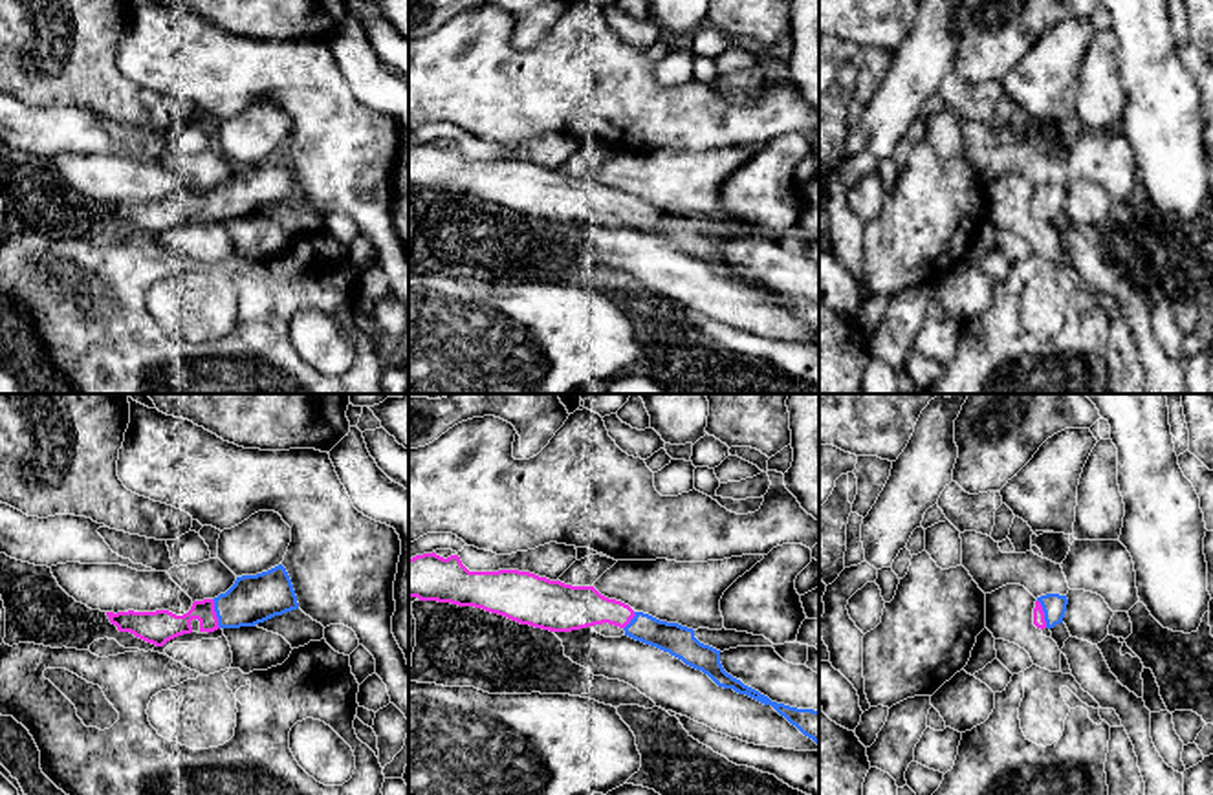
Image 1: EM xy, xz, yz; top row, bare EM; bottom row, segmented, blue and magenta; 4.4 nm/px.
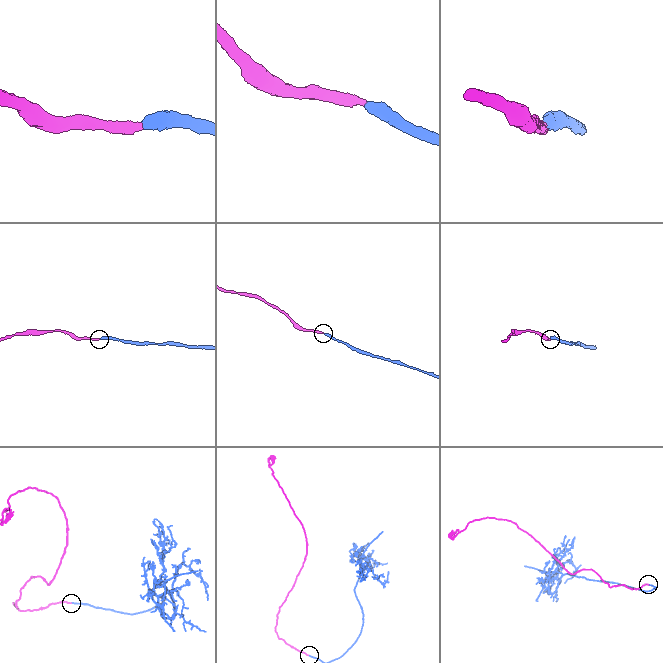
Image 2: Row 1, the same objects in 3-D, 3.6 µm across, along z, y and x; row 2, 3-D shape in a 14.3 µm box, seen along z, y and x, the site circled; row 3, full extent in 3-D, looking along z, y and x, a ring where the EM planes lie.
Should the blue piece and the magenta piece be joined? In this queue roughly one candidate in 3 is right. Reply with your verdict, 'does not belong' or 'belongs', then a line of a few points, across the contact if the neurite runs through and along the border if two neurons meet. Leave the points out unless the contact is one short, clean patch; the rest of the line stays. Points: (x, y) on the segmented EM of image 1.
belongs; line xy (251, 599), (217, 614), (162, 625)

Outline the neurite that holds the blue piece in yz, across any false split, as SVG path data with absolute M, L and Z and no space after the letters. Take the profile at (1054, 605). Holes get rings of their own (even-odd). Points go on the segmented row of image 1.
M1046 594L1037 597L1033 608L1033 625L1043 630L1054 628L1055 625L1063 623L1066 604L1066 595Z

